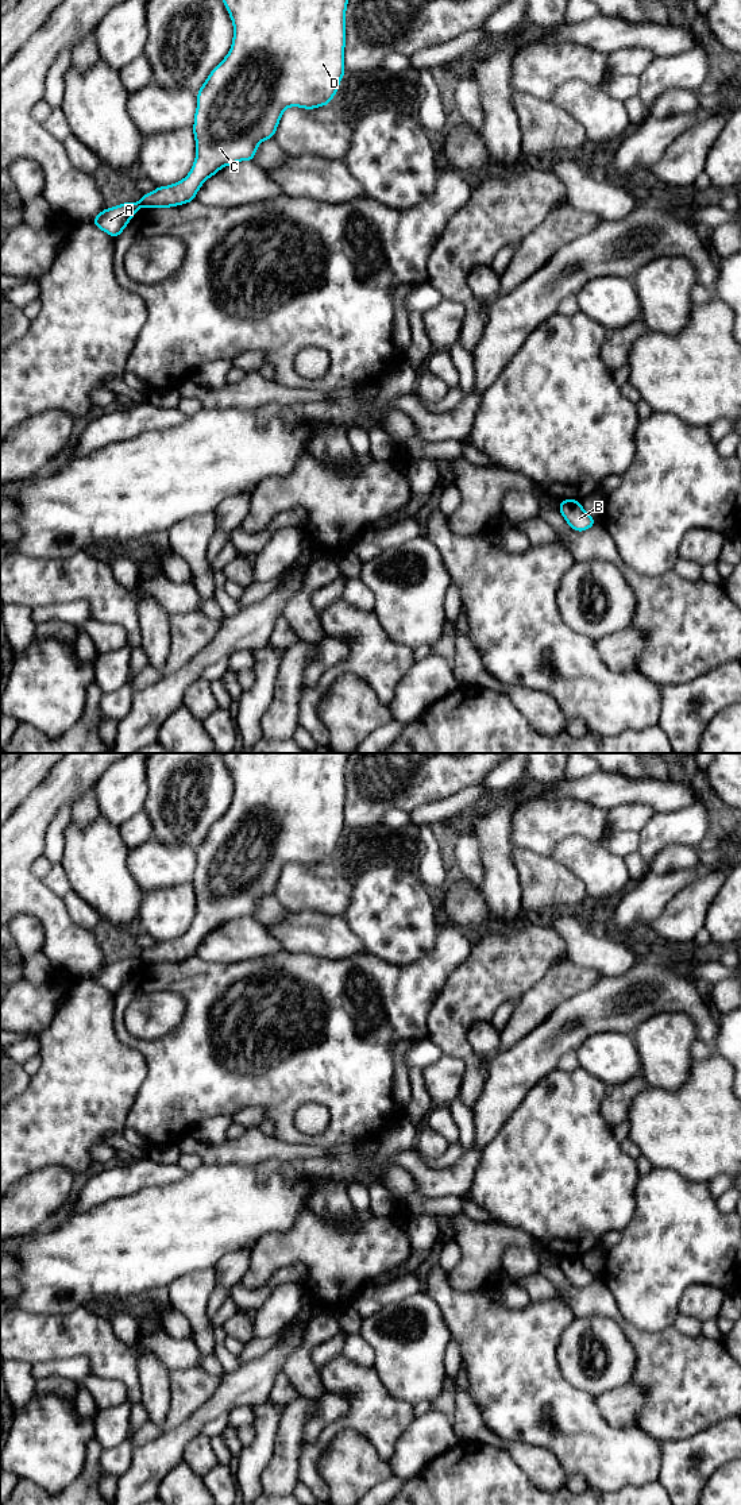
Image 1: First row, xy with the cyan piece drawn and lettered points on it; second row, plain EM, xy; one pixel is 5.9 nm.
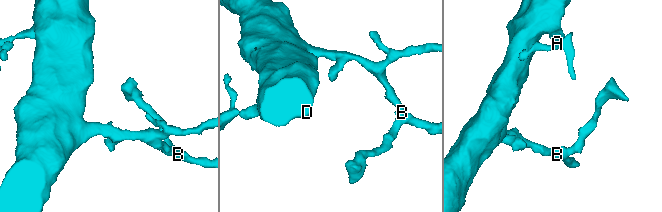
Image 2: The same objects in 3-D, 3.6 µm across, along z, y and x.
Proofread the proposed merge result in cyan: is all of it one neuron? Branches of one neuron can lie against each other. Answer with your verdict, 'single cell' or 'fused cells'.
fused cells

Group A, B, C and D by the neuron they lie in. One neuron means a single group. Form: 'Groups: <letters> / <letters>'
Groups: A / B C D

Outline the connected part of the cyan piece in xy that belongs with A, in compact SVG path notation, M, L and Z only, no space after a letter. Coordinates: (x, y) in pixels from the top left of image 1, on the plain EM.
M131 957L103 965L99 970L94 972L93 980L115 995L123 988L132 972L140 964L140 958Z

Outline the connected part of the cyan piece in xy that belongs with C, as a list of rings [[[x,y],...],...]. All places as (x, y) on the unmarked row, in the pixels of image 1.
[[[223,753],[234,780],[232,802],[225,814],[212,825],[197,848],[193,890],[196,915],[189,930],[167,942],[142,950],[146,964],[169,964],[196,956],[202,939],[224,922],[254,916],[260,898],[274,894],[282,869],[289,863],[314,865],[328,861],[346,829],[346,765],[350,753]]]

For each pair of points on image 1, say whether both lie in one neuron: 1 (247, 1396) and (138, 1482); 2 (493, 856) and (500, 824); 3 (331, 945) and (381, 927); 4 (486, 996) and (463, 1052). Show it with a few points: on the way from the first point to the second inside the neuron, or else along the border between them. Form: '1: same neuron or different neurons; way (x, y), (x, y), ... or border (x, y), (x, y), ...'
1: same neuron; way (219, 1407), (204, 1421), (188, 1430), (163, 1454)
2: same neuron; way (496, 848), (496, 832)
3: different neurons; border (348, 905), (344, 921), (365, 950)
4: same neuron; way (473, 1010), (459, 1023), (459, 1038)

